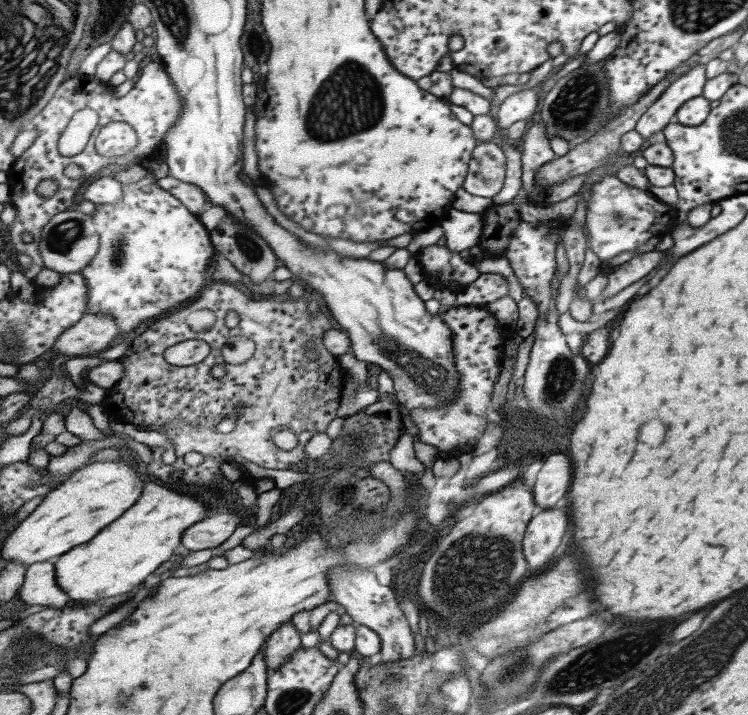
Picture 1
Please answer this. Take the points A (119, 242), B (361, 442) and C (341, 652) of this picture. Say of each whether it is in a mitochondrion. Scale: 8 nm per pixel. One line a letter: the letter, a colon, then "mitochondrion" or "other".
A: mitochondrion
B: mitochondrion
C: other

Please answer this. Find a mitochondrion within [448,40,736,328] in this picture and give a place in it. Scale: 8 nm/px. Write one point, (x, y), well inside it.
(577, 104)

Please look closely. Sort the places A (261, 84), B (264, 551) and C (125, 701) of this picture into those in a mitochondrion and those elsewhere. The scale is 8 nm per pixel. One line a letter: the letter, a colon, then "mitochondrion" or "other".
A: other
B: other
C: mitochondrion

